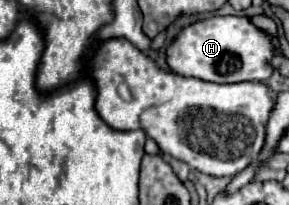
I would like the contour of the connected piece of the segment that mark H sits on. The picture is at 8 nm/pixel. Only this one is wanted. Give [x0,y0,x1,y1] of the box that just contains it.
[166,16,272,84]

